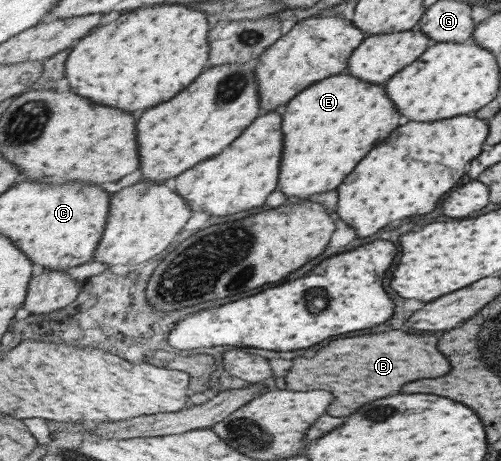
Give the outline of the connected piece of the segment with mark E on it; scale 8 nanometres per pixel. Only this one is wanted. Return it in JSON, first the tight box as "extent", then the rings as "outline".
{"extent":[279,72,402,200],"outline":[[[350,72],[332,75],[310,85],[306,91],[295,96],[283,108],[283,131],[287,131],[285,153],[282,155],[281,175],[279,178],[280,191],[287,200],[307,200],[317,193],[337,190],[353,173],[357,163],[365,159],[371,147],[377,147],[383,139],[387,139],[401,125],[402,111],[395,107],[384,84],[377,85],[371,81],[363,81]]]}

